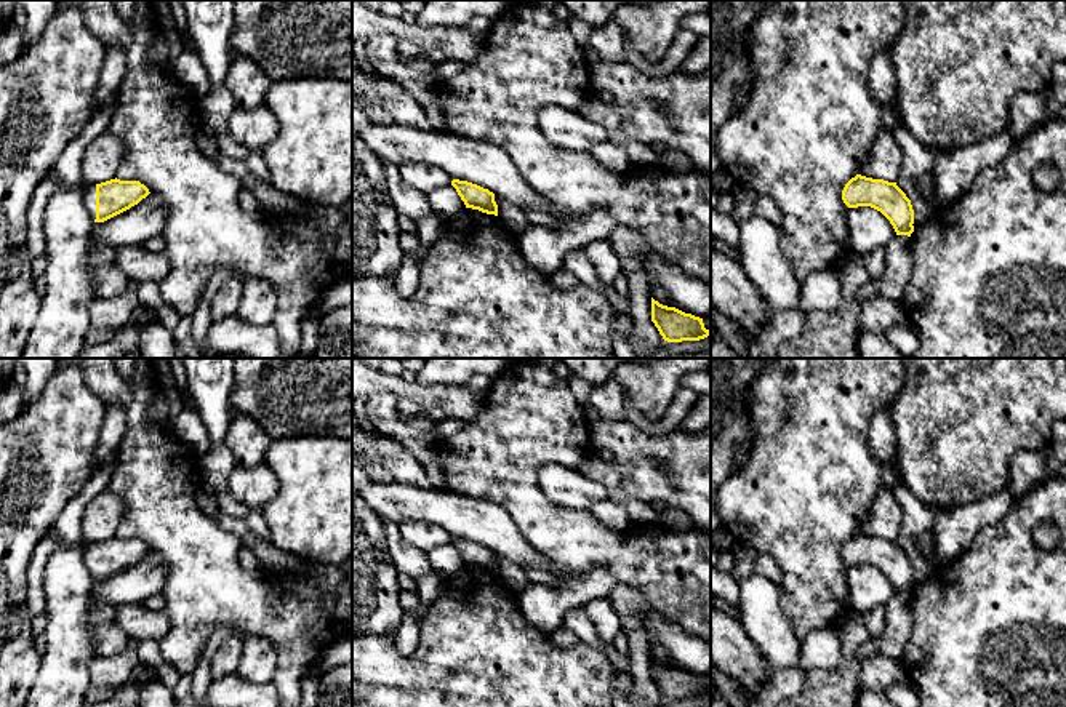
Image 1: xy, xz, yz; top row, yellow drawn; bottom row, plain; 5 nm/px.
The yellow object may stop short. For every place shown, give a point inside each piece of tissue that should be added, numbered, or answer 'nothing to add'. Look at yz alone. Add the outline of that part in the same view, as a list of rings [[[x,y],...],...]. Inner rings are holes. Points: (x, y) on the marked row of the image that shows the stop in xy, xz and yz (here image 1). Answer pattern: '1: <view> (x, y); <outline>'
nothing to add

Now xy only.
1: xy (90, 191); [[[96,184],[85,186],[85,208],[90,218],[96,219]]]

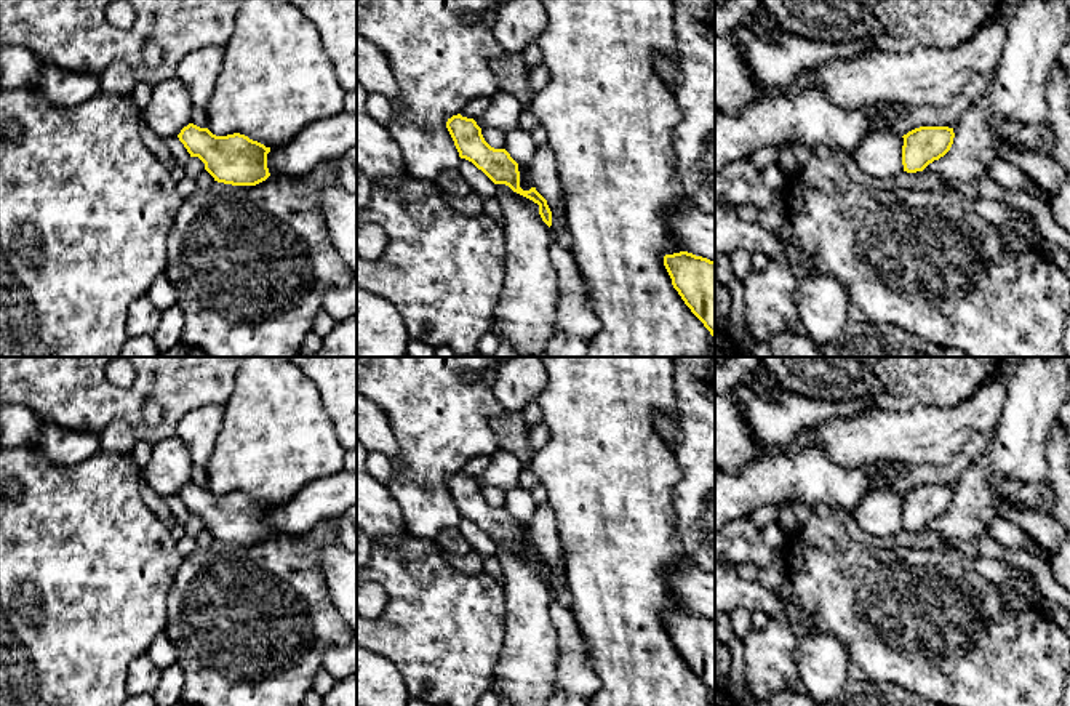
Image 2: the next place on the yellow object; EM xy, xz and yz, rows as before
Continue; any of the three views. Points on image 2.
nothing to add

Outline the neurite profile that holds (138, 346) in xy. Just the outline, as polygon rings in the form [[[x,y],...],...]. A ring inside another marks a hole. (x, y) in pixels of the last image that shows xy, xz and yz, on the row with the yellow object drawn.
[[[133,336],[125,339],[118,357],[158,357],[154,336]]]

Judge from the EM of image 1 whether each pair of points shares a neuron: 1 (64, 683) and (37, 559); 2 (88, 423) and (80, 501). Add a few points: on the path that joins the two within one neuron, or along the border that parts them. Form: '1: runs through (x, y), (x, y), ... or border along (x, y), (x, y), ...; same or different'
1: border along (47, 562), (44, 575), (45, 610); different
2: border along (98, 466), (58, 517); different

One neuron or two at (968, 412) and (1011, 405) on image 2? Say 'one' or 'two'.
two

